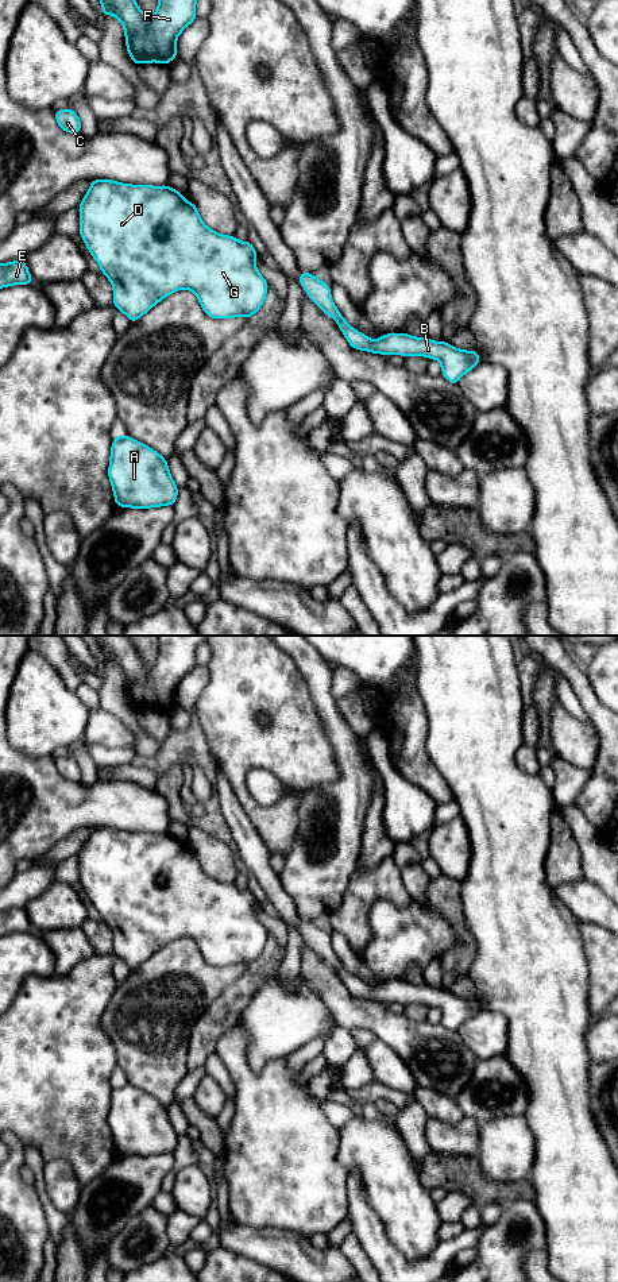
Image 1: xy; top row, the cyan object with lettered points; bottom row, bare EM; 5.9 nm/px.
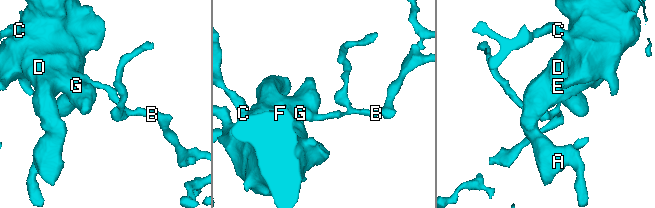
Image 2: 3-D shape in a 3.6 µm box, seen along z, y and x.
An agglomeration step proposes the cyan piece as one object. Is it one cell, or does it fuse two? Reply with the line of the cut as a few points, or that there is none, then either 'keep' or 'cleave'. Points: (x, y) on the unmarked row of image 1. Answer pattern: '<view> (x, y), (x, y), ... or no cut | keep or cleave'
no cut | keep

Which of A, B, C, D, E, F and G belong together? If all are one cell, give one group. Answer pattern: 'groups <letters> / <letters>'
groups A B C D E F G

